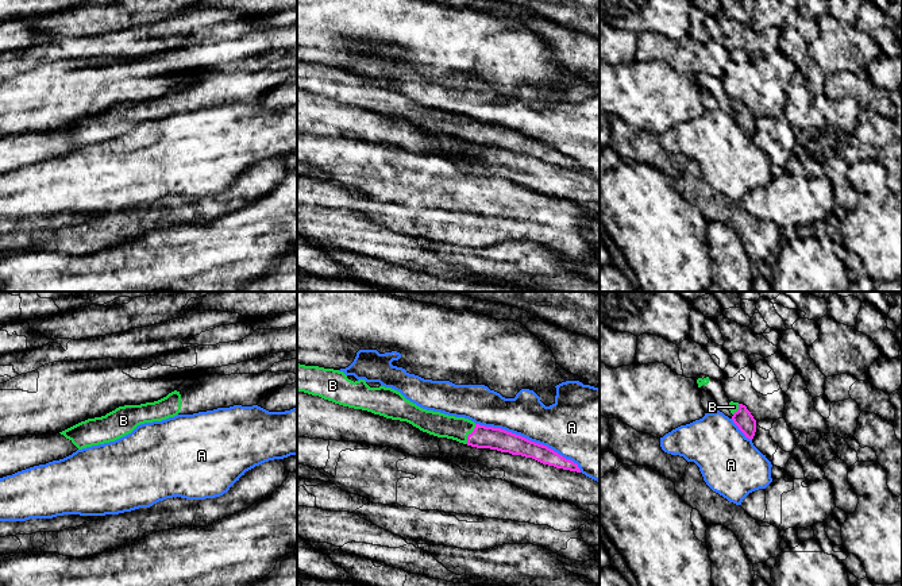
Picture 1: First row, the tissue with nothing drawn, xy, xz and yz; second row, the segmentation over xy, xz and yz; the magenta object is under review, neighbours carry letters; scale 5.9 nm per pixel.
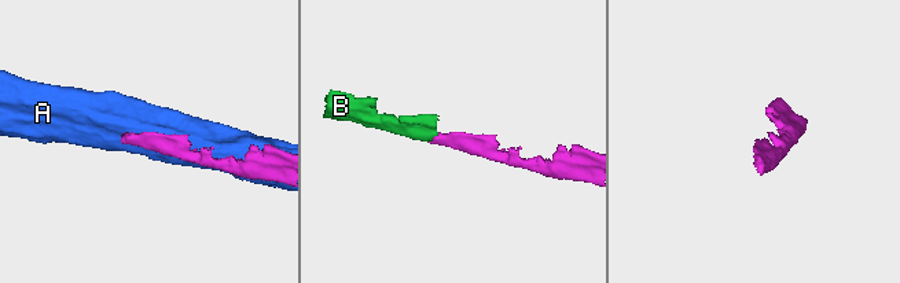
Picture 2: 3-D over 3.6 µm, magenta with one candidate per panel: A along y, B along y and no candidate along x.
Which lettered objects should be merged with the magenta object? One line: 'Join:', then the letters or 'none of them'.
Join: B

